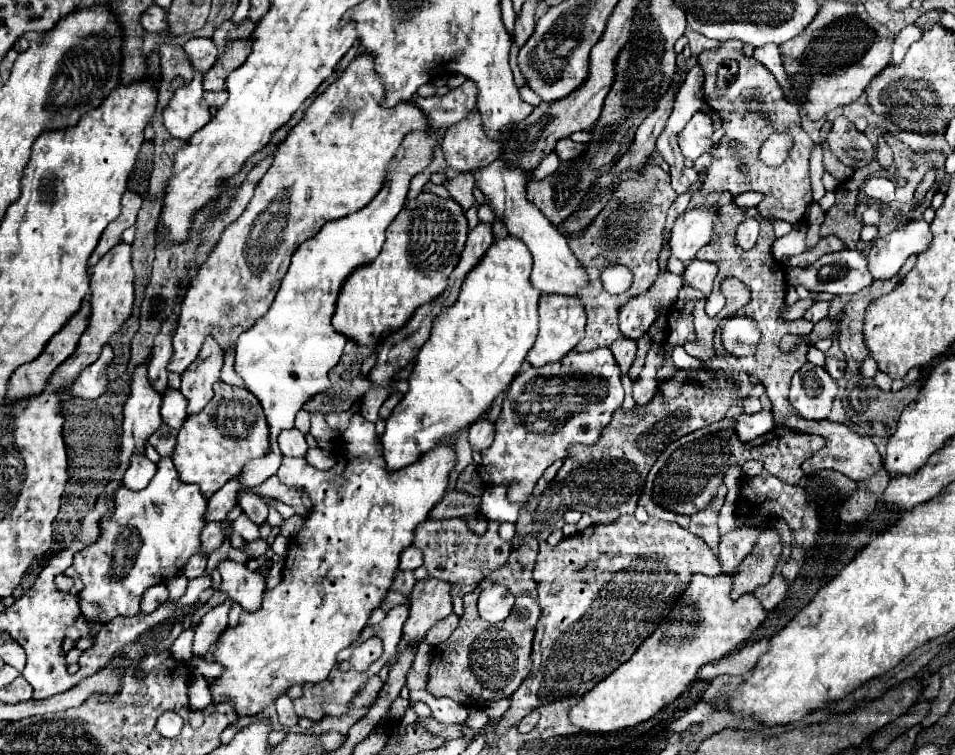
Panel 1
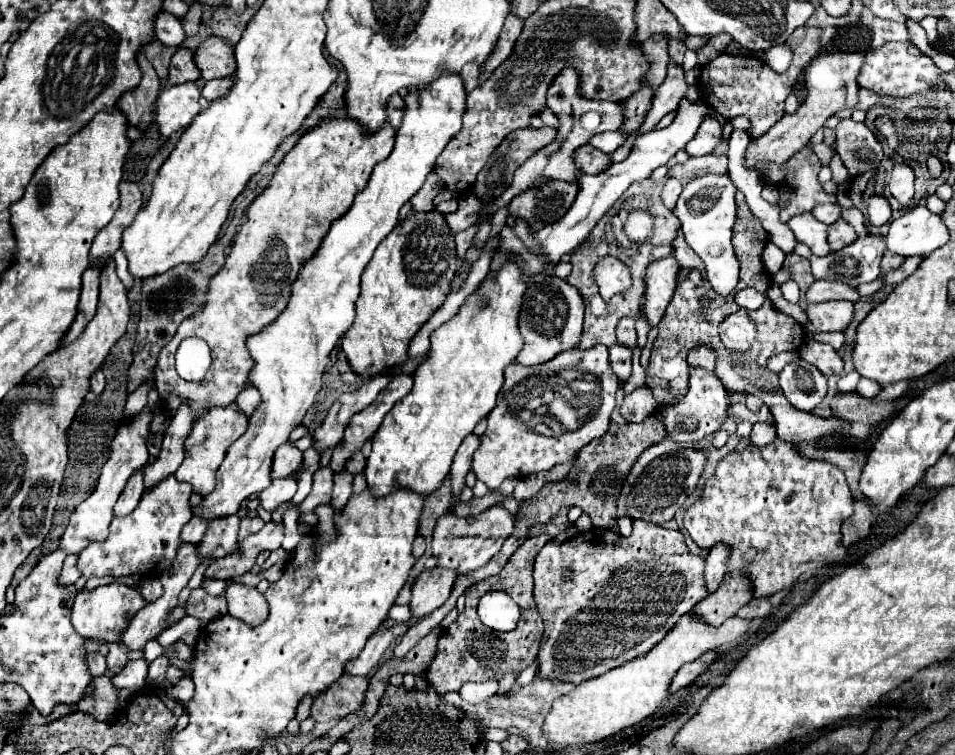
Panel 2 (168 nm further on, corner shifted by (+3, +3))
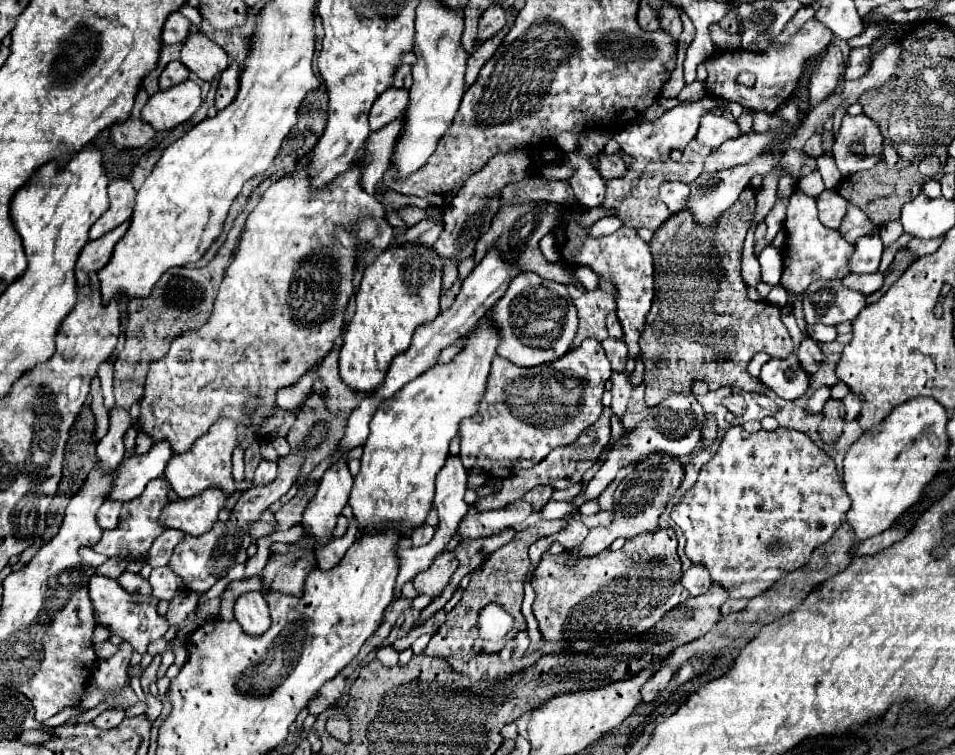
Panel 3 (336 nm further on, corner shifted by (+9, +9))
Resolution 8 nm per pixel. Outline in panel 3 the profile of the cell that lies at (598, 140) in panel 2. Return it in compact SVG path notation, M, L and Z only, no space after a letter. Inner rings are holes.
M695 80L691 84L686 85L676 99L680 102L695 101L702 98L705 94L705 83Z

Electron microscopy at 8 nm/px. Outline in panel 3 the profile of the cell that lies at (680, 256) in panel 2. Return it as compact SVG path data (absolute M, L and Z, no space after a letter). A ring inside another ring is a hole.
M745 187L737 203L721 215L717 239L711 249L707 241L701 239L703 235L695 229L689 211L671 215L661 225L661 229L655 231L649 243L655 259L655 301L647 315L649 327L639 339L639 347L645 359L645 403L649 407L657 405L667 393L689 393L693 379L703 379L709 383L709 389L737 385L749 393L767 395L769 389L761 387L761 381L747 373L749 361L759 351L765 351L771 357L779 359L787 357L793 351L791 335L781 323L781 309L771 303L753 303L747 299L747 285L741 277L741 251L753 217L755 193L753 189ZM677 255L693 257L679 263ZM699 255L719 257L725 269L727 289L717 289L713 293L709 309L699 309Z

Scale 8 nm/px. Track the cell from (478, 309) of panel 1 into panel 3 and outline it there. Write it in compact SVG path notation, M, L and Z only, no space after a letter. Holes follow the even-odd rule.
M485 315L473 331L461 337L461 341L463 341L461 351L449 363L433 365L421 377L417 377L415 381L407 383L401 391L397 391L393 399L381 403L381 407L373 415L371 433L363 447L365 451L361 457L361 469L355 477L355 485L349 497L353 515L357 517L359 525L365 531L395 529L393 525L383 525L383 523L399 521L405 525L405 529L397 529L397 531L405 533L419 527L427 519L435 495L435 475L441 471L441 467L449 457L449 443L459 433L459 423L467 417L473 417L477 413L477 407L481 405L491 361L497 355L497 347L501 343L501 333L497 331L497 325L493 323L491 315Z

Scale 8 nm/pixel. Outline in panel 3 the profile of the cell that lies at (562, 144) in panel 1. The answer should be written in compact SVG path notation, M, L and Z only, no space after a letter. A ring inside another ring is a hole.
M597 153L597 171L607 181L607 179L613 179L613 177L623 177L627 167L625 167L625 163L619 155Z

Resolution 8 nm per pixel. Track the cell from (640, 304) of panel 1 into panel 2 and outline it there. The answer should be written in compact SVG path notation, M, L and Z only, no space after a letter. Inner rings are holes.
M631 317L617 323L617 341L621 345L629 345L631 349L637 345L637 333L635 333L635 321Z

